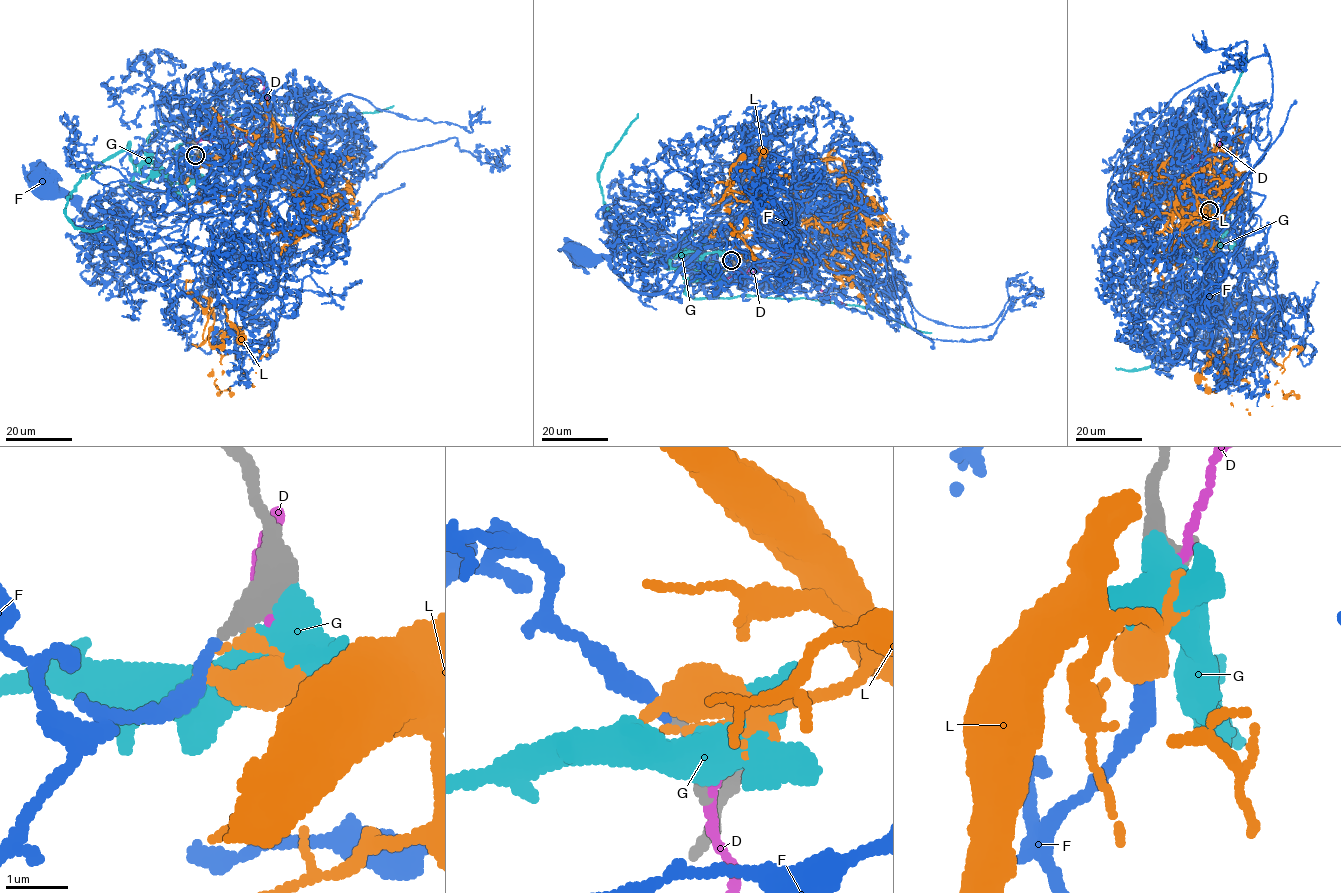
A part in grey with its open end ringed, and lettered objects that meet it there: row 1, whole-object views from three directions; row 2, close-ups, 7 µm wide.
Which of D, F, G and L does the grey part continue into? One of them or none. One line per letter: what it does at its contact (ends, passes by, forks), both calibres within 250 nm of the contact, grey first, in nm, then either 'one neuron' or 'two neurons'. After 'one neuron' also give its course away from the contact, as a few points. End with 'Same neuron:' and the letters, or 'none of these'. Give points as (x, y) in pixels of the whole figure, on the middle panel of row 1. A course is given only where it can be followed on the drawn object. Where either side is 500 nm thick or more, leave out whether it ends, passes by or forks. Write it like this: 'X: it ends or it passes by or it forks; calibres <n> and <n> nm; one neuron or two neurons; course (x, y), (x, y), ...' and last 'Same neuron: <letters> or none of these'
D: calibres 550 and 140 nm; two neurons
F: it ends; calibres 260 and 140 nm; one neuron; course (731, 260), (703, 259), (701, 234), (760, 201), (787, 210), (796, 239), (702, 247), (656, 293), (575, 251)
G: calibres 550 and 600 nm; two neurons
L: it ends; calibres 460 and 180 nm; two neurons
Same neuron: F

